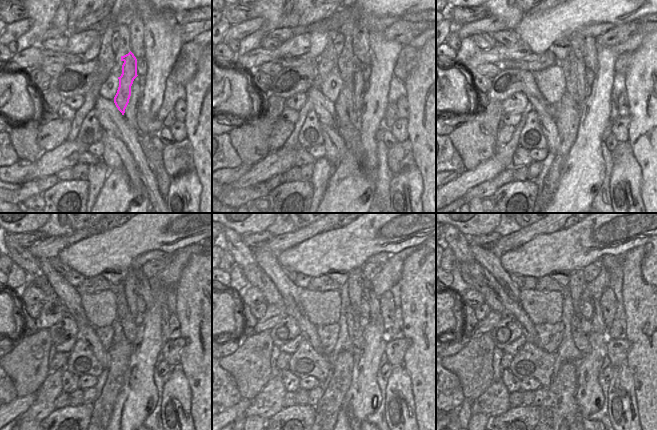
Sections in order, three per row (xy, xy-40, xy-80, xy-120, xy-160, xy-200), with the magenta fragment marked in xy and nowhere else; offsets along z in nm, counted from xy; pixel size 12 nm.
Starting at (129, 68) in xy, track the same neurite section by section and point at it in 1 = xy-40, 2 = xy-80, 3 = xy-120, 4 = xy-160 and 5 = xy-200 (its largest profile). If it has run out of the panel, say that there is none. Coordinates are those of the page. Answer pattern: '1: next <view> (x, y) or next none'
1: next xy-40 (346, 116)
2: next xy-80 (567, 120)
3: next xy-120 (120, 352)
4: next xy-160 (326, 411)
5: next xy-200 (560, 407)

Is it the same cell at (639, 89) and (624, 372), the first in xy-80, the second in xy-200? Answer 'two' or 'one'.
two

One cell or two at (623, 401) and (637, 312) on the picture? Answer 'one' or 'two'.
two

